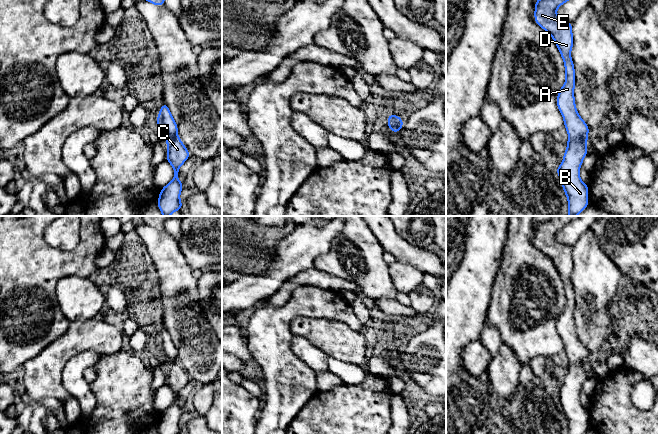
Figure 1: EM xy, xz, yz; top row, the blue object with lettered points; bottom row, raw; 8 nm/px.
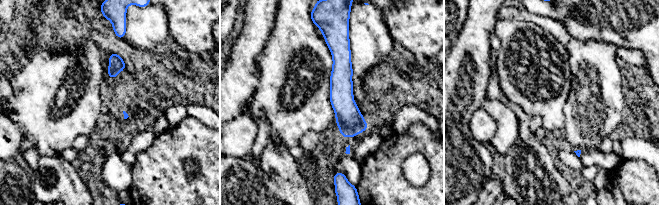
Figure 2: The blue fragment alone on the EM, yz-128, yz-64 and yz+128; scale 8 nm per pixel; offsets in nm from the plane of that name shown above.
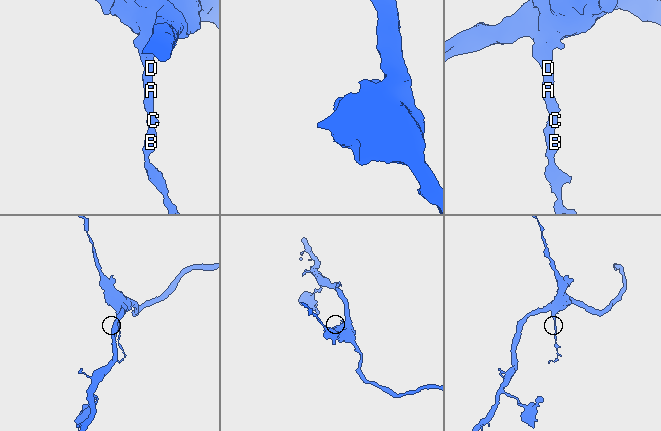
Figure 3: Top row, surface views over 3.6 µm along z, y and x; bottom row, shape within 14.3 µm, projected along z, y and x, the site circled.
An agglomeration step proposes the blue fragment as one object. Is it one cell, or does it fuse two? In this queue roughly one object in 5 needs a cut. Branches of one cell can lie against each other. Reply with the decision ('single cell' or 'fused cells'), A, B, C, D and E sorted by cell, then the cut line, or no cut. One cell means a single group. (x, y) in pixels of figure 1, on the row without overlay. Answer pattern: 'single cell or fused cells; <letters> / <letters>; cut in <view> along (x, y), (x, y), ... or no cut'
single cell; A B C D E; no cut

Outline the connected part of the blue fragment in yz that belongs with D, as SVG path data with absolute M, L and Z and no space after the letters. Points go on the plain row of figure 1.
M553 216L550 221L538 222L535 228L534 238L535 246L552 260L565 289L566 306L558 317L557 330L564 342L564 349L570 363L566 366L568 372L564 376L563 386L556 393L556 396L560 401L563 414L566 417L569 434L584 434L588 430L588 410L580 404L579 392L582 390L583 382L587 379L587 360L589 352L579 340L574 325L575 294L570 280L573 271L572 248L559 242L556 239L556 234L560 229L580 217L582 216Z

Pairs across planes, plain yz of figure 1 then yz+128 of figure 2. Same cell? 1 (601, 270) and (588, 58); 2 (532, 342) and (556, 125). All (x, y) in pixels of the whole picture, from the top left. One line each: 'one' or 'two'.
1: one
2: one

